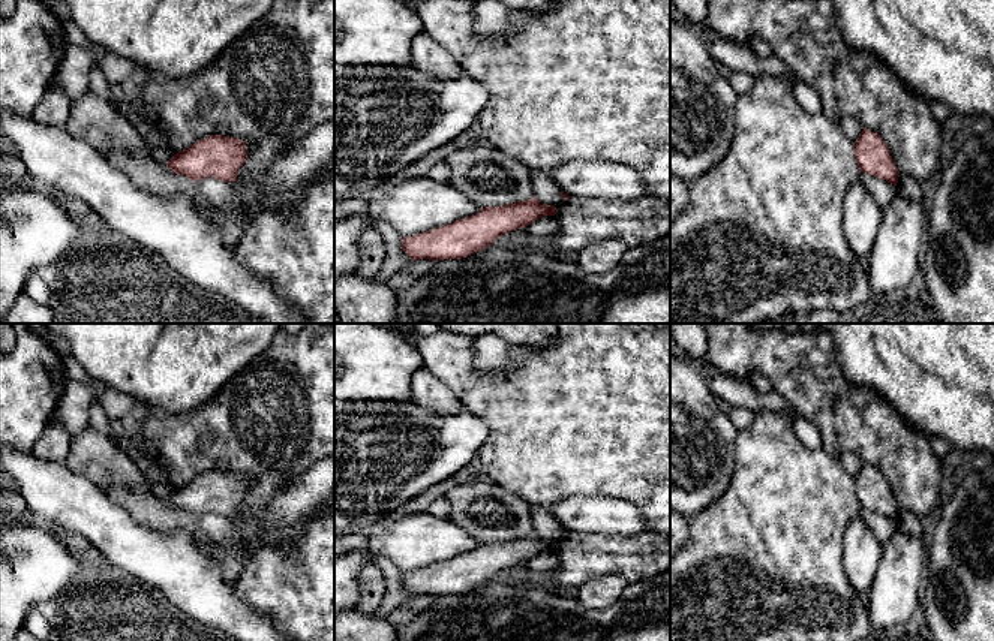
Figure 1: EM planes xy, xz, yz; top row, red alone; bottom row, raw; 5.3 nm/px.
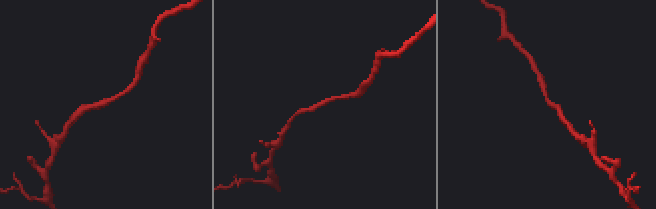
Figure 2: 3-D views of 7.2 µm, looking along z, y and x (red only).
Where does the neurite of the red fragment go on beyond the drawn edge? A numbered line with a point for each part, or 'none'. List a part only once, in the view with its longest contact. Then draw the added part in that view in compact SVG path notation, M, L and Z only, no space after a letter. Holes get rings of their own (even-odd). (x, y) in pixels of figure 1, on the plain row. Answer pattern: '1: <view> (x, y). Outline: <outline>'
none

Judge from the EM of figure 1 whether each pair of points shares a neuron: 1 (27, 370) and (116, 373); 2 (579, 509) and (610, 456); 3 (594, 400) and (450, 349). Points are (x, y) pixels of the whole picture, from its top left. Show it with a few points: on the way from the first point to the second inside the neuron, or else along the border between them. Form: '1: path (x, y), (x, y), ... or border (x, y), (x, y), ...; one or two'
1: border (59, 354), (63, 358); two
2: border (621, 497), (609, 494), (571, 494), (552, 505); two
3: path (556, 394), (488, 394), (480, 387); one

